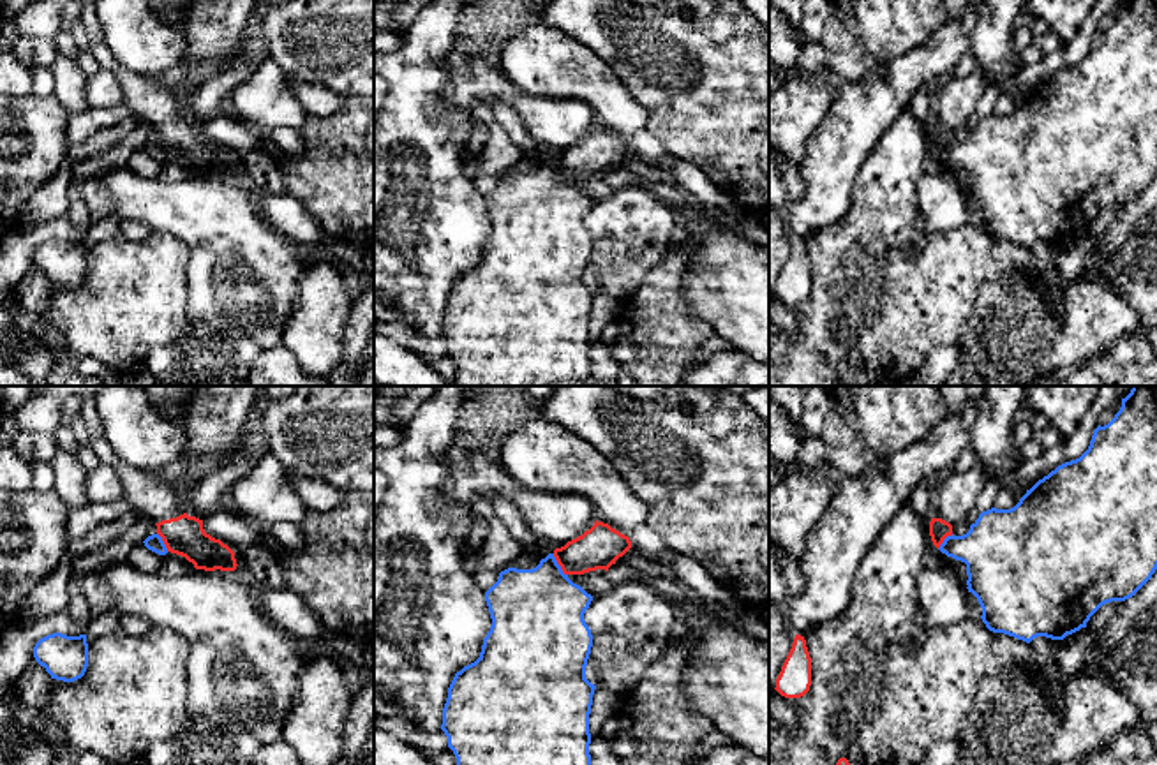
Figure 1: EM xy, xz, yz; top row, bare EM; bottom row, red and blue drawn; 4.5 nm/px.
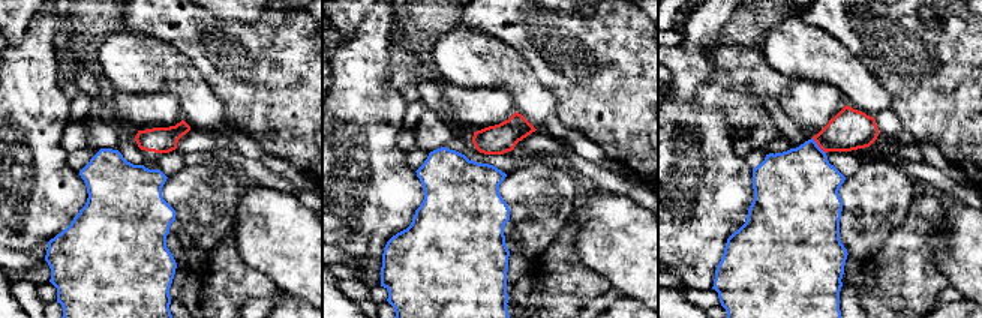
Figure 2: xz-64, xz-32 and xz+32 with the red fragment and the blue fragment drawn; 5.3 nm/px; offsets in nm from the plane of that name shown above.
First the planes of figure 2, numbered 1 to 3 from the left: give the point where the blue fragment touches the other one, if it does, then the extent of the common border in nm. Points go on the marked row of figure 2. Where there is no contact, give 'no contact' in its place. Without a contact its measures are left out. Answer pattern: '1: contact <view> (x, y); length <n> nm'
1: no contact
2: no contact
3: contact xz+32 (817, 144); length 120 nm

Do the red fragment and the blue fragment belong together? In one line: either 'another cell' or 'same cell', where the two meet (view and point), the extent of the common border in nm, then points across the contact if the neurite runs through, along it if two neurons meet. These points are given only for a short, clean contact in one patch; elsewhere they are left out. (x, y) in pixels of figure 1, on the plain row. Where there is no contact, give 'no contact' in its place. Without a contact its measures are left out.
another cell; contact xz (558, 168); length 120 nm; border xz (552, 159), (567, 180)

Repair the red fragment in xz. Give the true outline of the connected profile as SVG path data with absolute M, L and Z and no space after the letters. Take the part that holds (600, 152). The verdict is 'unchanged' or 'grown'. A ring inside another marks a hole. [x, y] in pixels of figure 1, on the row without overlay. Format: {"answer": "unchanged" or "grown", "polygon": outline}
{"answer": "unchanged", "polygon": "M596 125L582 141L556 153L554 162L564 180L584 180L596 175L608 176L630 153L628 141Z"}

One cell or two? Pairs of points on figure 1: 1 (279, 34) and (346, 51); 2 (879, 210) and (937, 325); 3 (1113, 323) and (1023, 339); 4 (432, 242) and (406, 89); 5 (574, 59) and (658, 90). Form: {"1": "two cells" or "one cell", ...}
{"1": "one cell", "2": "one cell", "3": "one cell", "4": "one cell", "5": "two cells"}

